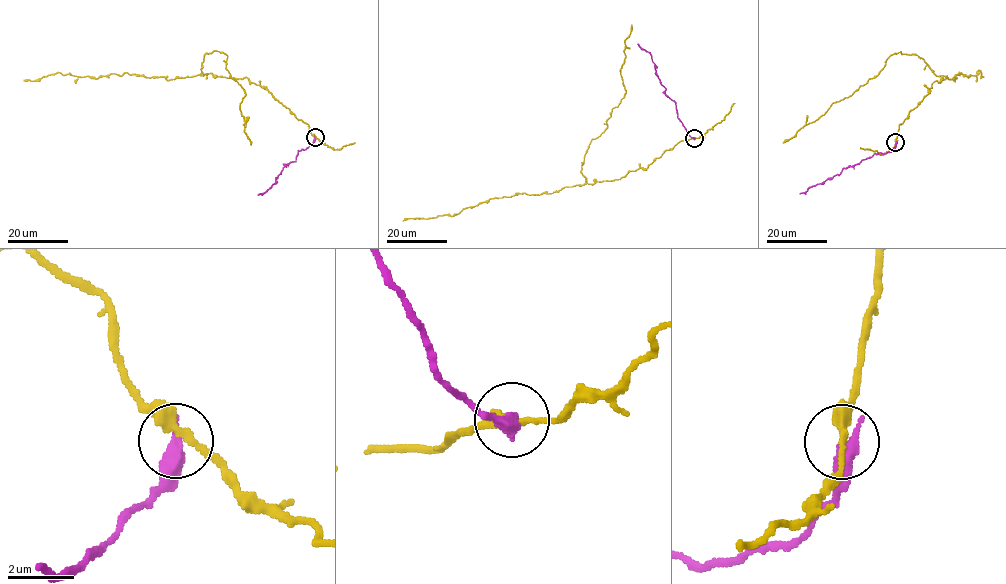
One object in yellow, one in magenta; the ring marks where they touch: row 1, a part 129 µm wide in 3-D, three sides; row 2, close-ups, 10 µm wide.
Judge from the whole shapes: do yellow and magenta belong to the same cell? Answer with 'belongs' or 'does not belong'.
does not belong

